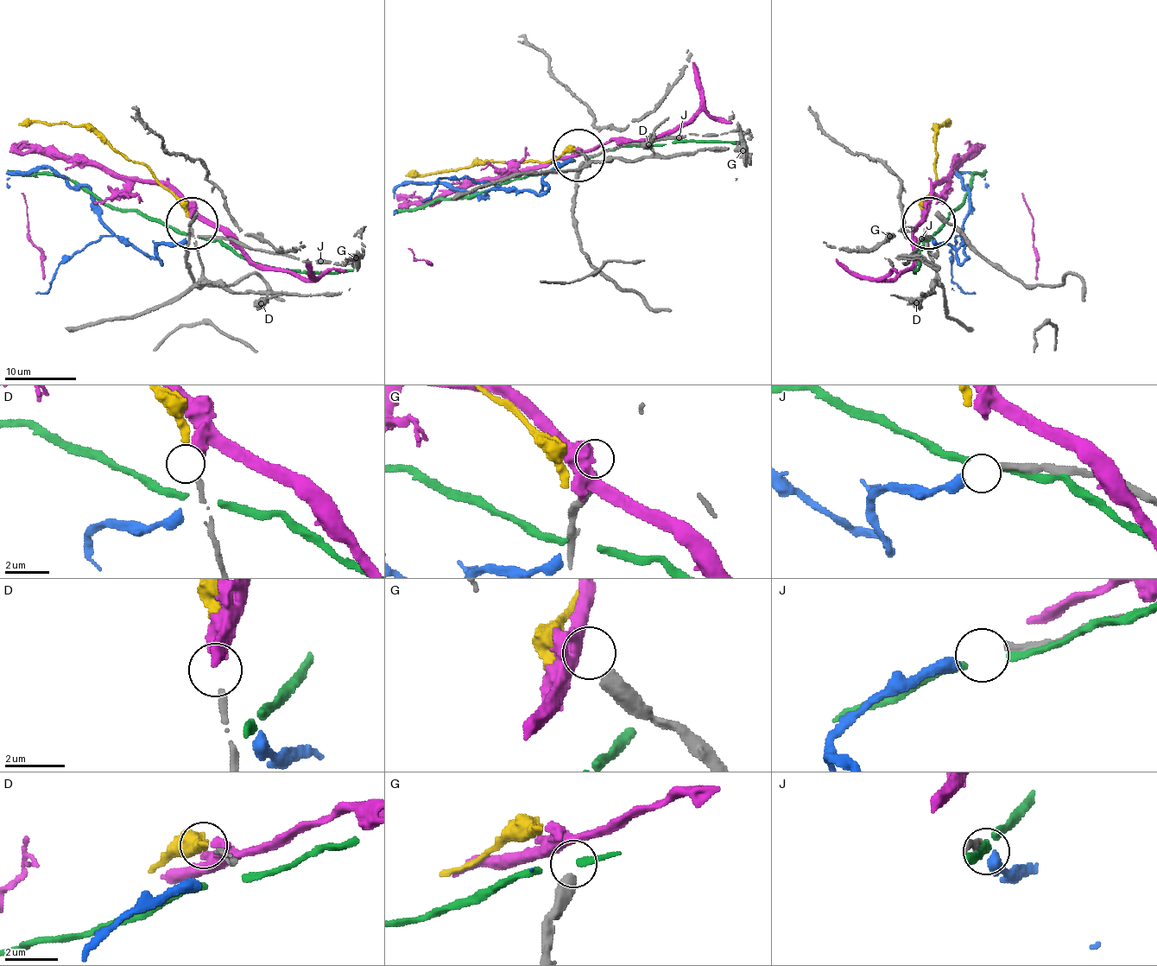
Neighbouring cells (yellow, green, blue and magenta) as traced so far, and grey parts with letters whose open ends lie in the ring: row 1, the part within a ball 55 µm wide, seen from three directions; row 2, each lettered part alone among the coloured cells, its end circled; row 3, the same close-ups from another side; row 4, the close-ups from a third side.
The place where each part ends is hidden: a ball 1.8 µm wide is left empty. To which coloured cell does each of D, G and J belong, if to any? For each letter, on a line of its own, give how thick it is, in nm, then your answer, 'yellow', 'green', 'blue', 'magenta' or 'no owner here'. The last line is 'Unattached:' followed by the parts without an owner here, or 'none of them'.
D: 240 nm thick; yellow
G: 480 nm thick; no owner here
J: 280 nm thick; blue
Unattached: G

